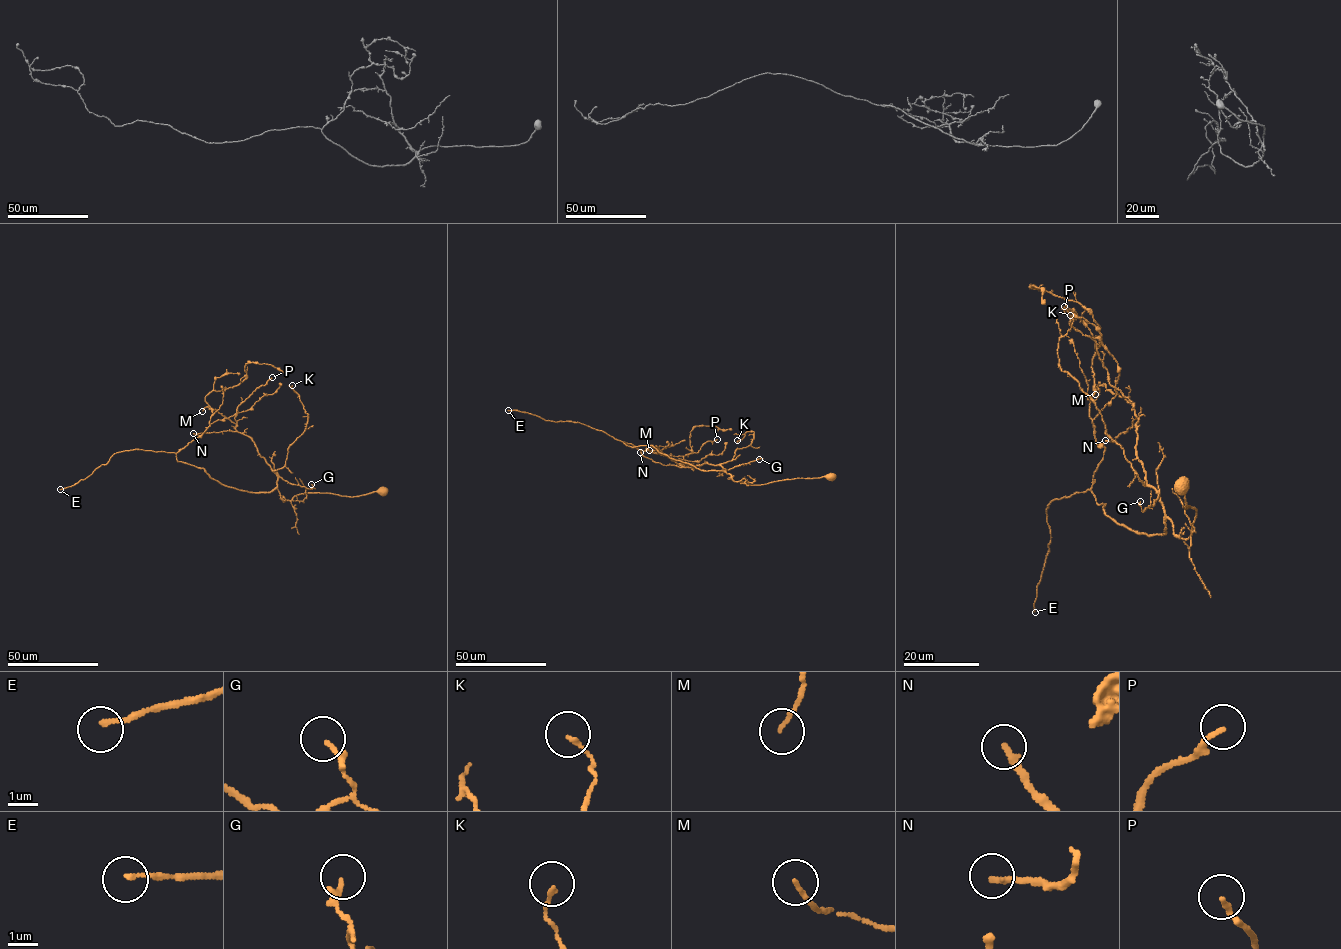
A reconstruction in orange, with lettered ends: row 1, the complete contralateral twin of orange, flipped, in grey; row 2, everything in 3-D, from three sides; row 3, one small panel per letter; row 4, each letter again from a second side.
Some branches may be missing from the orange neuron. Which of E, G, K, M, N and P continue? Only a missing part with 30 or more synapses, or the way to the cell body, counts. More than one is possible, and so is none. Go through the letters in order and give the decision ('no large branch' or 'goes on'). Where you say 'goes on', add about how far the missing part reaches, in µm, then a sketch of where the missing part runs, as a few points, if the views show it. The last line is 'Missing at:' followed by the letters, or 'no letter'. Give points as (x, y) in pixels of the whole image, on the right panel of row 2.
E: goes on; missing 190 µm; course (1035, 612), (1040, 631), (1043, 593), (1081, 579), (1100, 527), (1076, 469), (1030, 417), (1039, 426), (1027, 437)
G: no large branch
K: no large branch
M: no large branch
N: no large branch
P: no large branch
Missing at: E

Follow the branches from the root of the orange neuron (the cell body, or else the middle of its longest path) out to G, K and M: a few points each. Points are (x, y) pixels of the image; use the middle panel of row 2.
G: (831, 476), (749, 484), (734, 481), (725, 472), (759, 459)
K: (831, 476), (761, 485), (734, 481), (721, 464), (751, 444), (754, 432), (737, 440)
M: (831, 476), (746, 484), (734, 481), (719, 465), (706, 463), (685, 467), (666, 455), (649, 450)

